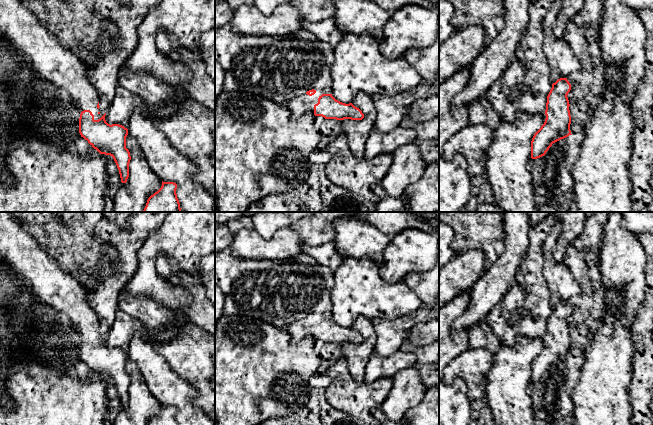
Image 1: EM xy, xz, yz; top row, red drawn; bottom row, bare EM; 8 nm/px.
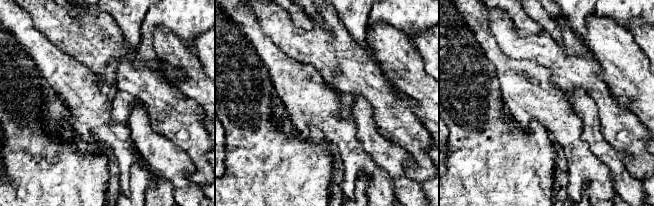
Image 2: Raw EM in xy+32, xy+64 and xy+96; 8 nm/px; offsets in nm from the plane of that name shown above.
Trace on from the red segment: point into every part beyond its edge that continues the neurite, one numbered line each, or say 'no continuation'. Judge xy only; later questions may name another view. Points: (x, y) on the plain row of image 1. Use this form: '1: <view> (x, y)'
1: xy (20, 252)

